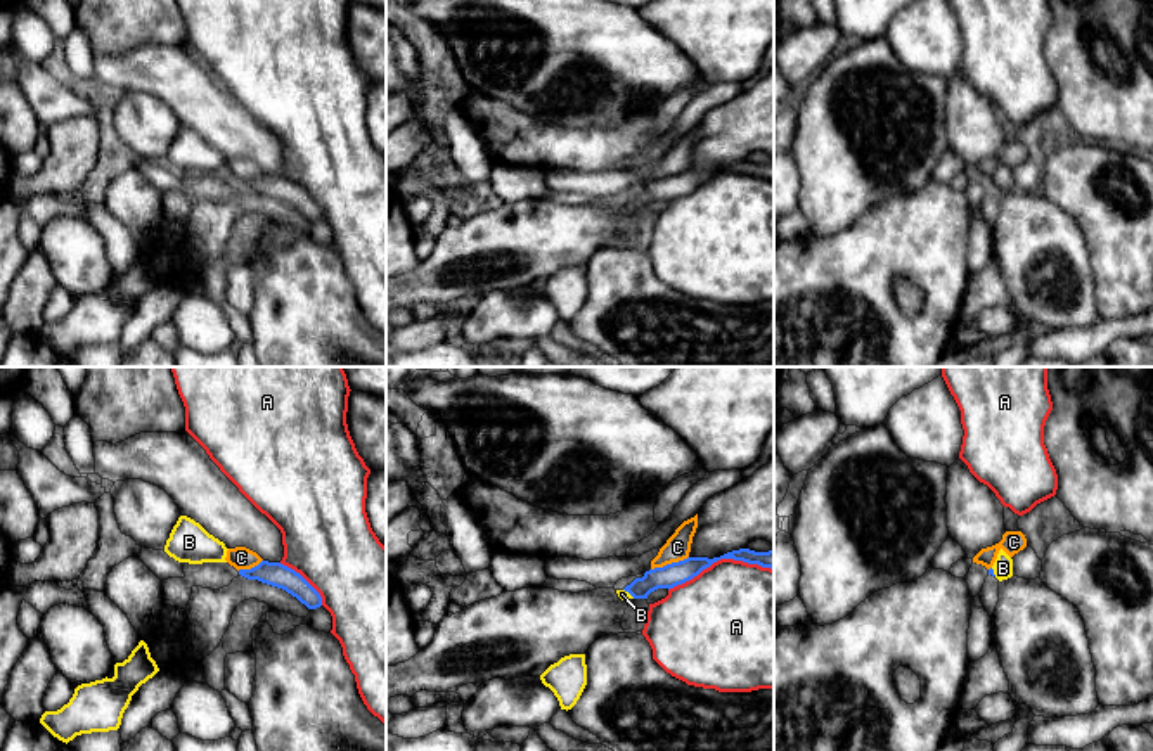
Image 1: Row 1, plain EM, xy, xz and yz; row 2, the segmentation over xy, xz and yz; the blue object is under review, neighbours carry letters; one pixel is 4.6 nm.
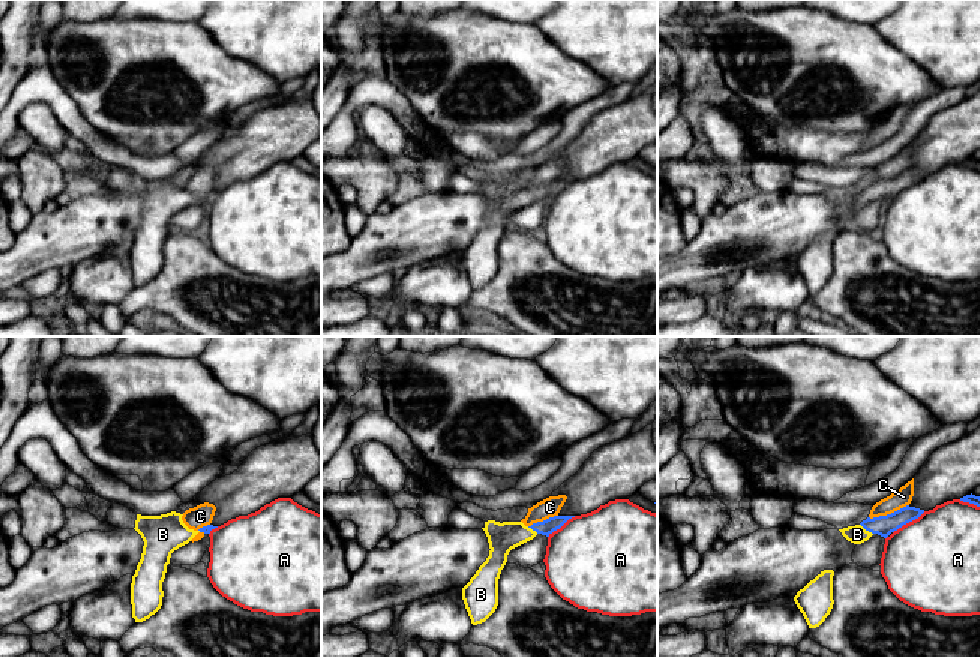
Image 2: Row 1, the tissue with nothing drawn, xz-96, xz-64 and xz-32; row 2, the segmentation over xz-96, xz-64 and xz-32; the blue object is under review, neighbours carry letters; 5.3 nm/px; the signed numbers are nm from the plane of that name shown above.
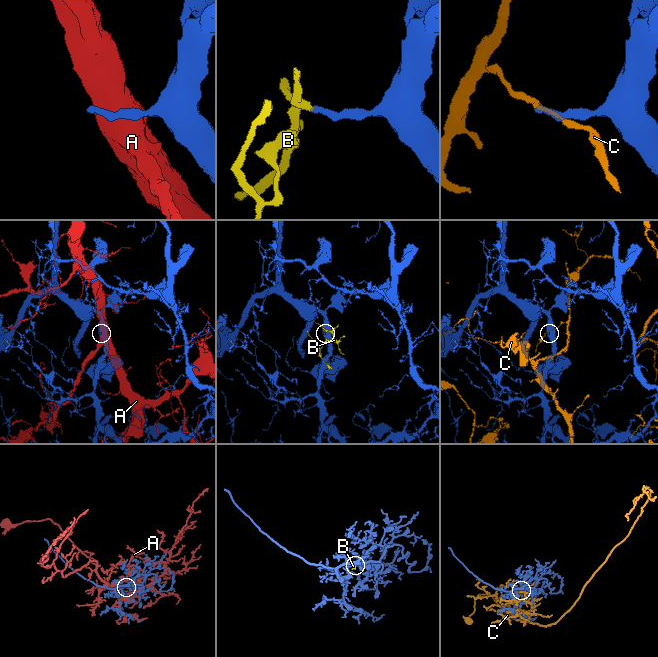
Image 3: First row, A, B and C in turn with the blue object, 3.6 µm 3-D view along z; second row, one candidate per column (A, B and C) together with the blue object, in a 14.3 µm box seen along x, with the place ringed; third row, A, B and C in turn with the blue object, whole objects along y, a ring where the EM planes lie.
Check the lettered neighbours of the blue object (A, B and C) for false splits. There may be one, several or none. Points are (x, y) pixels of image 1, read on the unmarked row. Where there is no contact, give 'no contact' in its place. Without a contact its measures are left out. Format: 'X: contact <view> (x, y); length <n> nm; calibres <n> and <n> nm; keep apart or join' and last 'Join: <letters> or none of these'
A: contact xz (721, 170); length 500 nm; calibres 110 and 460 nm; keep apart
B: contact xz (629, 205); length 70 nm; calibres 110 and 50 nm; join
C: contact xz (669, 177); length 190 nm; calibres 110 and 120 nm; keep apart
Join: B

